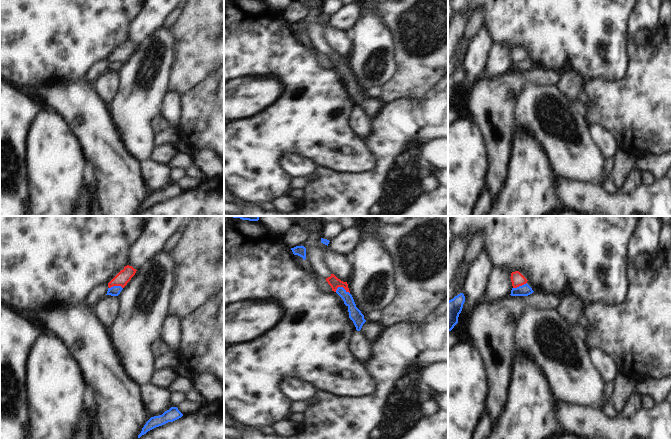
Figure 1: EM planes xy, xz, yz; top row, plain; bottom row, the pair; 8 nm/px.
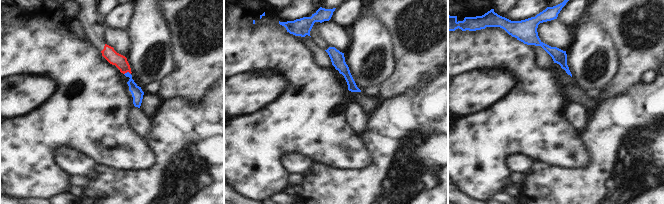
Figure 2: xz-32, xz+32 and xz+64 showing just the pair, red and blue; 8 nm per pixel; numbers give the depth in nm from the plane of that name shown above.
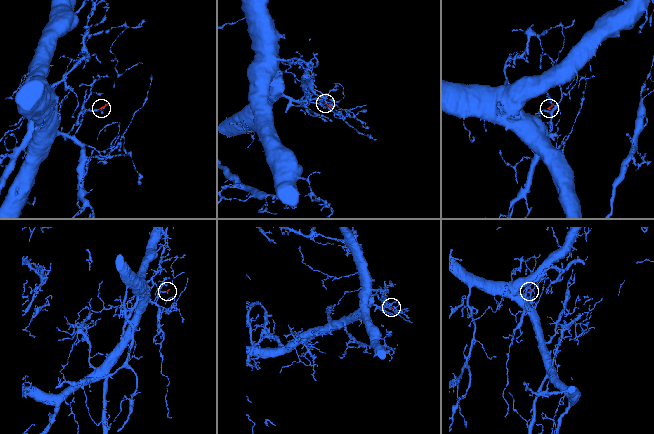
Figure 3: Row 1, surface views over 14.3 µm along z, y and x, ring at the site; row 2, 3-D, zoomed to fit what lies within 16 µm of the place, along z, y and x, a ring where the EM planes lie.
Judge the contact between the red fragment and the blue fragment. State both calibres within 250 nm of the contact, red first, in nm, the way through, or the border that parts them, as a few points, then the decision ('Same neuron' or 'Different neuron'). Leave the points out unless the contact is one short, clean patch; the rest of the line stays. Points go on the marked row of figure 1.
Thickness 90 nm (red) against 100 nm. Boundary: xz (335, 290), (338, 287), (343, 287), (349, 293). Different neuron

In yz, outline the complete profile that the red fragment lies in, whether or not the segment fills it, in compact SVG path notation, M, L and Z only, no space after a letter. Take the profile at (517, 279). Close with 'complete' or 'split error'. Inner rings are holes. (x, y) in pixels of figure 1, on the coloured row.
M519 271L512 272L510 278L513 288L522 286L528 281Z; complete

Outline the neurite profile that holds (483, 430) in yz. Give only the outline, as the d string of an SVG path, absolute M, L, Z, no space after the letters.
M485 411L472 435L472 440L487 440L492 430L492 419L488 411Z

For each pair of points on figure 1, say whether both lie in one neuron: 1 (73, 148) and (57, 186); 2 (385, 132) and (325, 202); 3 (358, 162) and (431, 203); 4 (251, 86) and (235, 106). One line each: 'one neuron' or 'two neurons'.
1: one neuron
2: one neuron
3: two neurons
4: one neuron

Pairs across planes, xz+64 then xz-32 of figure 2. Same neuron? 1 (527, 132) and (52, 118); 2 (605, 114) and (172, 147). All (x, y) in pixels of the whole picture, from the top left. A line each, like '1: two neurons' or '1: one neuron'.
1: one neuron
2: one neuron

